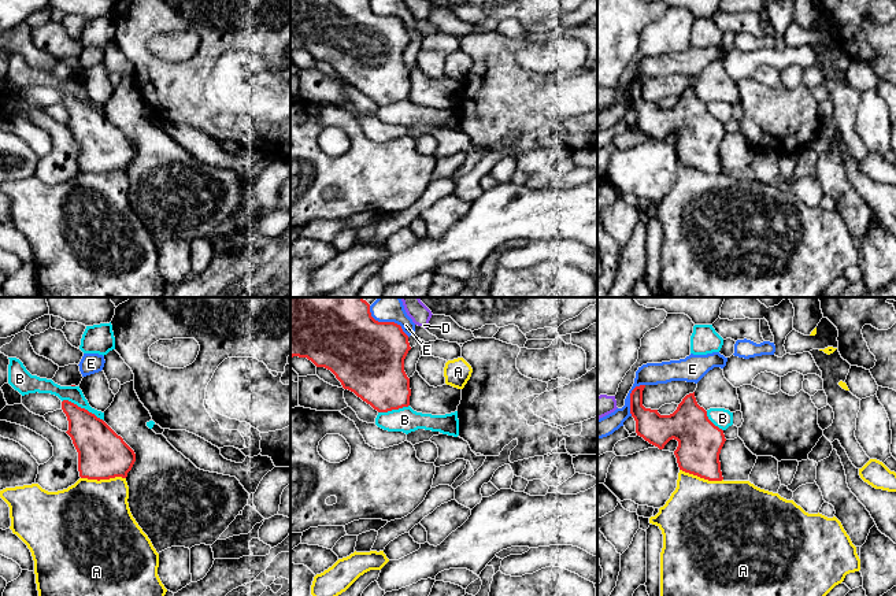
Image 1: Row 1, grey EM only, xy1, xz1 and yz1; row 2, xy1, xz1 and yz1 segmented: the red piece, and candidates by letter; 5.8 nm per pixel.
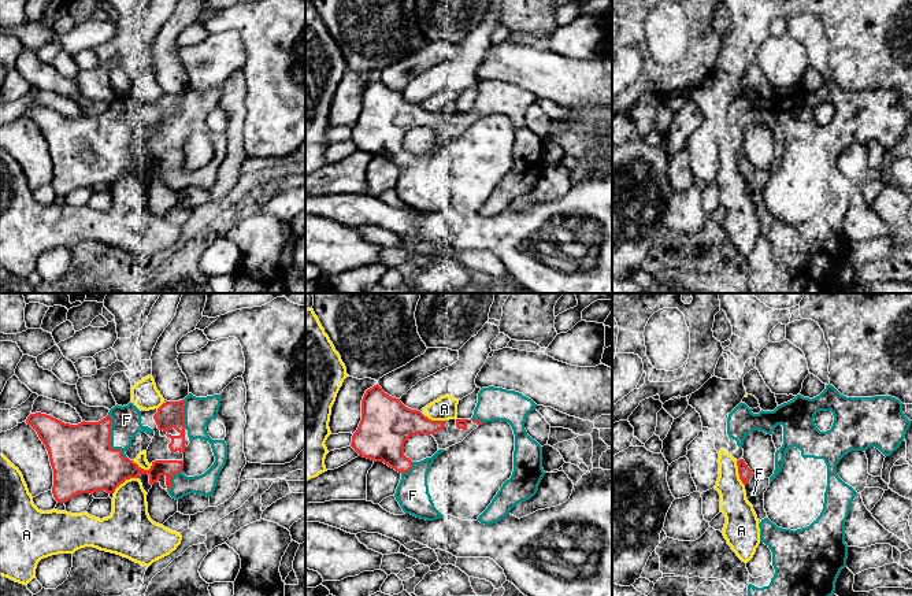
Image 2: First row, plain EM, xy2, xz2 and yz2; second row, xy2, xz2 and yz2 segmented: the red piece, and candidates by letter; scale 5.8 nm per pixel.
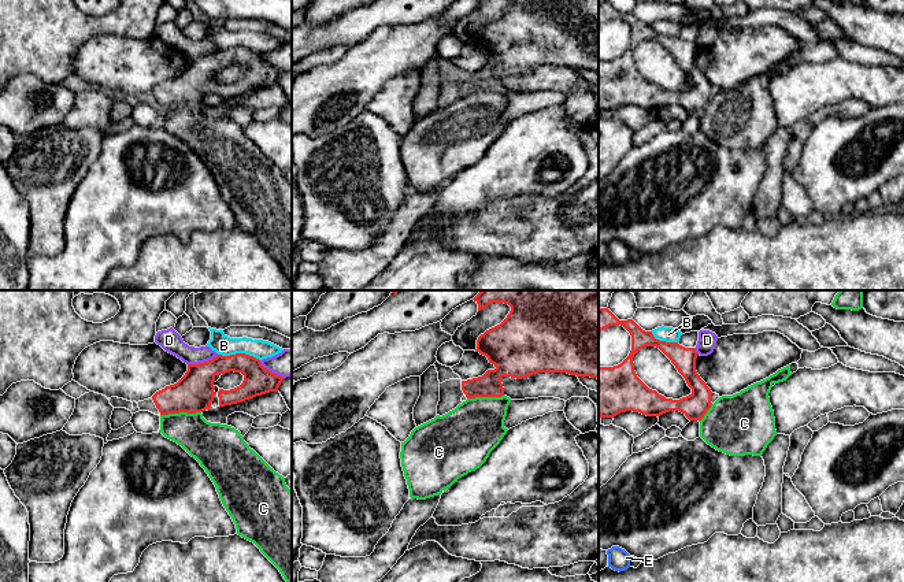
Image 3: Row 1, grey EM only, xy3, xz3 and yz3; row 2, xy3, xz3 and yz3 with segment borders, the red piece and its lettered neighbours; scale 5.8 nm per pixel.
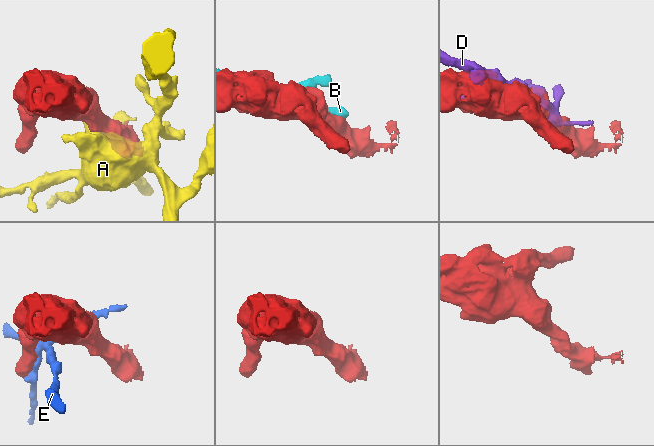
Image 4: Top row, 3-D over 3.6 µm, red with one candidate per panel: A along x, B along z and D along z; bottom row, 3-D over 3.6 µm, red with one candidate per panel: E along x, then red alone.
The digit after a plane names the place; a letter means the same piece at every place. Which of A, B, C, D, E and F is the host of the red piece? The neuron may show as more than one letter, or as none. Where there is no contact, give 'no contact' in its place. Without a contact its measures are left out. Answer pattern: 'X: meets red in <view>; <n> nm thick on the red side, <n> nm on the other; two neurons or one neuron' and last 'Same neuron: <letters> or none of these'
A: meets red in xy1; 280 nm thick on the red side, 460 nm on the other; two neurons
B: meets red in xy1; 260 nm thick on the red side, 100 nm on the other; two neurons
C: meets red in xy3; 220 nm thick on the red side, 240 nm on the other; two neurons
D: meets red in xy3; 220 nm thick on the red side, 120 nm on the other; two neurons
E: meets red in xz1; 440 nm thick on the red side, 100 nm on the other; two neurons
F: meets red in xy2; 360 nm thick on the red side, 170 nm on the other; one neuron
Same neuron: F

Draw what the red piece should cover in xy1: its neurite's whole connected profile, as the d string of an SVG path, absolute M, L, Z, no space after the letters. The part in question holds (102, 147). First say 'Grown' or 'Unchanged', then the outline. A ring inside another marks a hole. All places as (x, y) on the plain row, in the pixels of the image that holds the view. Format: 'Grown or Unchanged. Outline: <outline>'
Unchanged. Outline: M63 93L69 114L66 125L78 145L81 171L126 171L136 155L134 144L103 112L77 97Z

